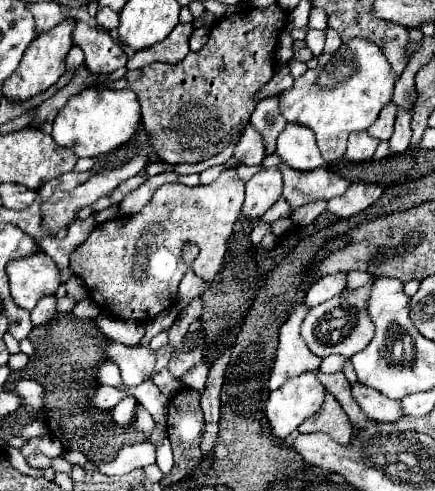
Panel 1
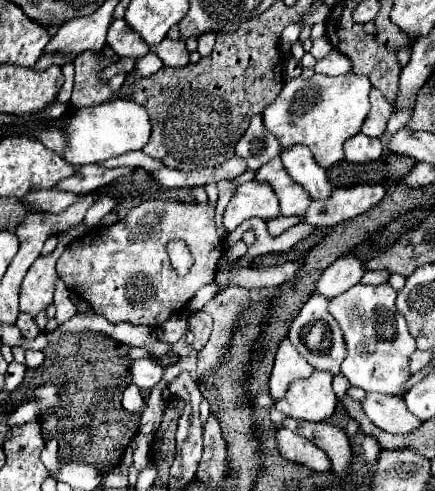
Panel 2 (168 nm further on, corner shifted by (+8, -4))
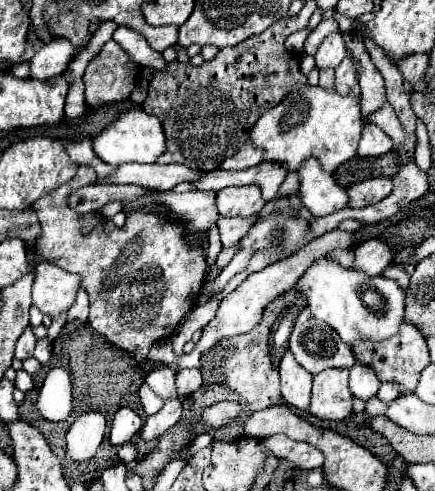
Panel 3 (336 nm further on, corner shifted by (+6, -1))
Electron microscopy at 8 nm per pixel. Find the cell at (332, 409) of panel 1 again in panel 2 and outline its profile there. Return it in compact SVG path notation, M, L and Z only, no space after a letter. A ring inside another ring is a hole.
M284 419L284 427L290 431L310 439L314 445L318 445L332 461L332 469L336 473L344 473L352 461L352 449L348 443L348 435L336 427L334 423L306 423L300 419Z

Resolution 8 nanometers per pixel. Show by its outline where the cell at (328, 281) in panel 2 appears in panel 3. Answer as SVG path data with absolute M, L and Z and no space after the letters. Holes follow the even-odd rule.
M370 238L362 244L358 244L354 254L356 254L356 260L354 260L352 268L362 270L362 272L372 274L372 276L380 274L386 266L390 266L392 258L394 258L390 246L382 240L376 240L376 238Z

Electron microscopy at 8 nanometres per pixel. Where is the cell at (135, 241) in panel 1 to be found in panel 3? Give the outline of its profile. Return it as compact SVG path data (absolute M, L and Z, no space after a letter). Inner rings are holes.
M80 166L78 174L62 188L54 190L54 194L40 198L32 208L36 210L40 224L42 224L42 236L34 244L34 250L38 256L42 256L46 262L52 262L68 272L76 272L82 278L82 288L88 292L90 298L90 320L88 324L102 334L112 346L130 352L136 360L146 362L150 346L158 340L170 338L176 328L182 324L186 314L192 310L192 306L198 302L200 288L204 284L206 276L206 256L200 248L192 248L184 240L184 226L180 222L170 222L164 216L156 214L144 214L144 212L130 212L124 228L116 228L110 218L104 217L100 210L94 211L98 215L98 221L94 224L92 232L84 234L80 228L80 216L69 207L68 198L72 190L78 190L82 186L88 186L94 182L94 168Z

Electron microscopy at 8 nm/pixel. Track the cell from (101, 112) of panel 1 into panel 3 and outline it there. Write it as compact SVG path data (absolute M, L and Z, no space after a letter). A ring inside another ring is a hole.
M142 108L128 110L116 122L112 122L100 136L94 138L94 152L112 166L120 166L126 162L154 164L158 160L158 156L162 156L166 152L164 128L158 118L154 118L152 114L146 114Z

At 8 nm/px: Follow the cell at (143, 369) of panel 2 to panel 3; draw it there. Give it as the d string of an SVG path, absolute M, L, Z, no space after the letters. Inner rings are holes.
M166 366L152 370L152 372L146 376L146 384L148 384L158 396L162 396L164 400L178 396L178 392L176 392L176 374L174 374L174 370L170 370L170 368L166 368Z

